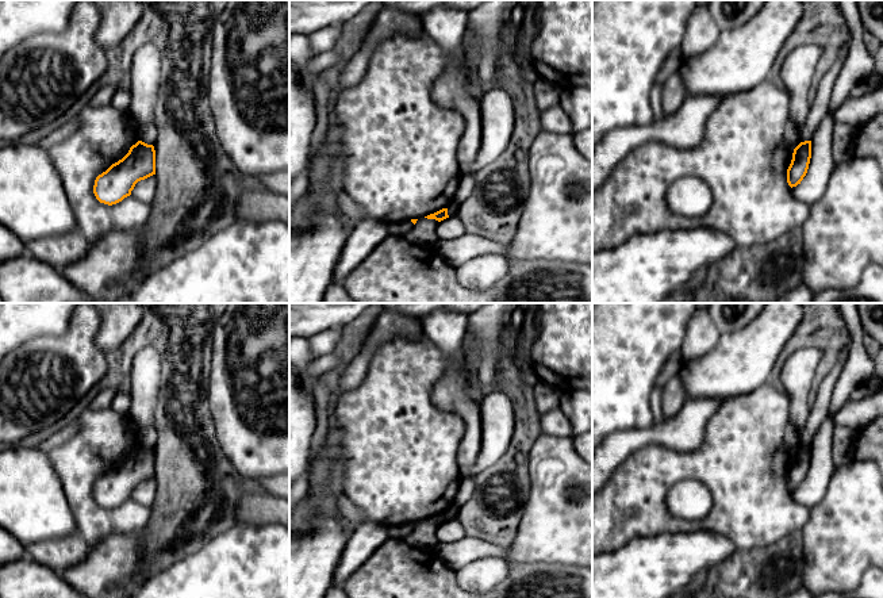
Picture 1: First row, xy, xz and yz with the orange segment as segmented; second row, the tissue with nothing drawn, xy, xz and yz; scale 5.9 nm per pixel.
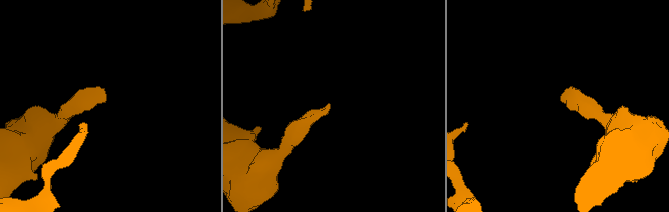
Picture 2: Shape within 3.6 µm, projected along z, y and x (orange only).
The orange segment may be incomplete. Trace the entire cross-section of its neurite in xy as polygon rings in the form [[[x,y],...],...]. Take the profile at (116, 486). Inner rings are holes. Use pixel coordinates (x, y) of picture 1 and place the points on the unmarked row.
[[[138,444],[128,456],[95,483],[93,497],[100,506],[112,509],[131,498],[135,487],[156,478],[153,448]]]

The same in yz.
[[[811,444],[801,445],[792,456],[791,467],[787,472],[788,488],[796,490],[807,476],[811,461]]]

